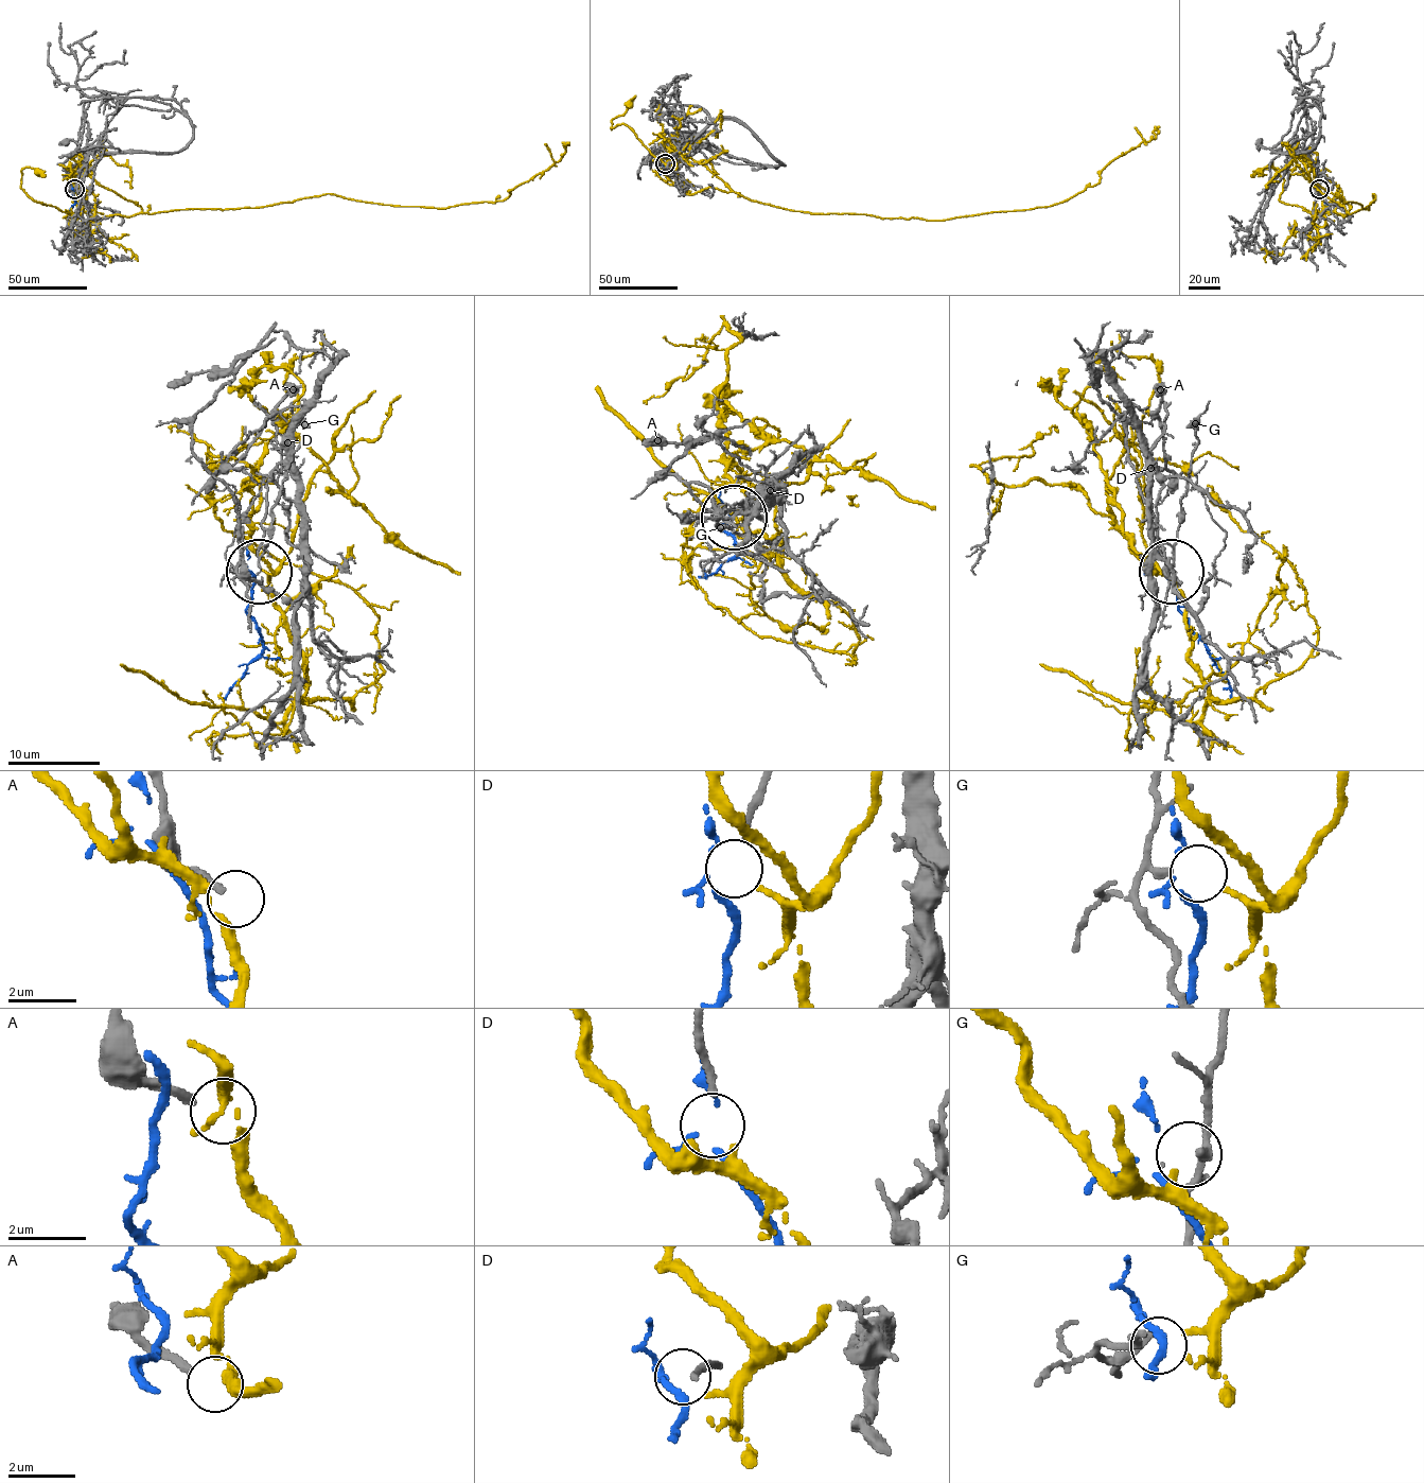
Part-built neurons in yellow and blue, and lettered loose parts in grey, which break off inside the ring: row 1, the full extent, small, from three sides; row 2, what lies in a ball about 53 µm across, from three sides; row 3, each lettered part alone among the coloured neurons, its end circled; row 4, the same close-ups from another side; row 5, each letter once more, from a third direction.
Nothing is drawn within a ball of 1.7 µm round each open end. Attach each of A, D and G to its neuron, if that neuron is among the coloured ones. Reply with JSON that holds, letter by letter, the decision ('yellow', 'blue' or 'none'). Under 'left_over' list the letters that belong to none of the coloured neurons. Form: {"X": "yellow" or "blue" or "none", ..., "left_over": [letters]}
{"A": "none", "D": "blue", "G": "yellow", "left_over": ["A"]}

